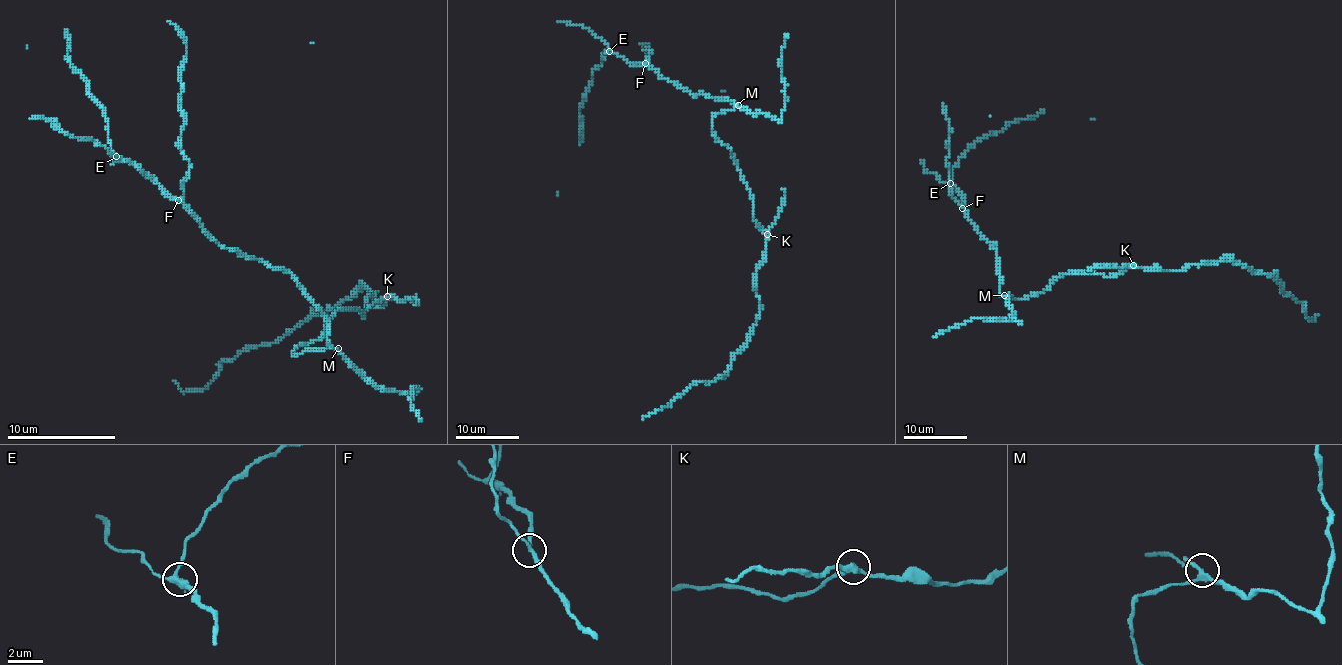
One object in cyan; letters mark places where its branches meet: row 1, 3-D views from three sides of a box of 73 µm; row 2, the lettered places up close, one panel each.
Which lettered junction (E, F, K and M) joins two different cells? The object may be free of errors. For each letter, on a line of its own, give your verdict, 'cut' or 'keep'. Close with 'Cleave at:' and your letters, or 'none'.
E: keep
F: keep
K: cut
M: keep
Cleave at: K

